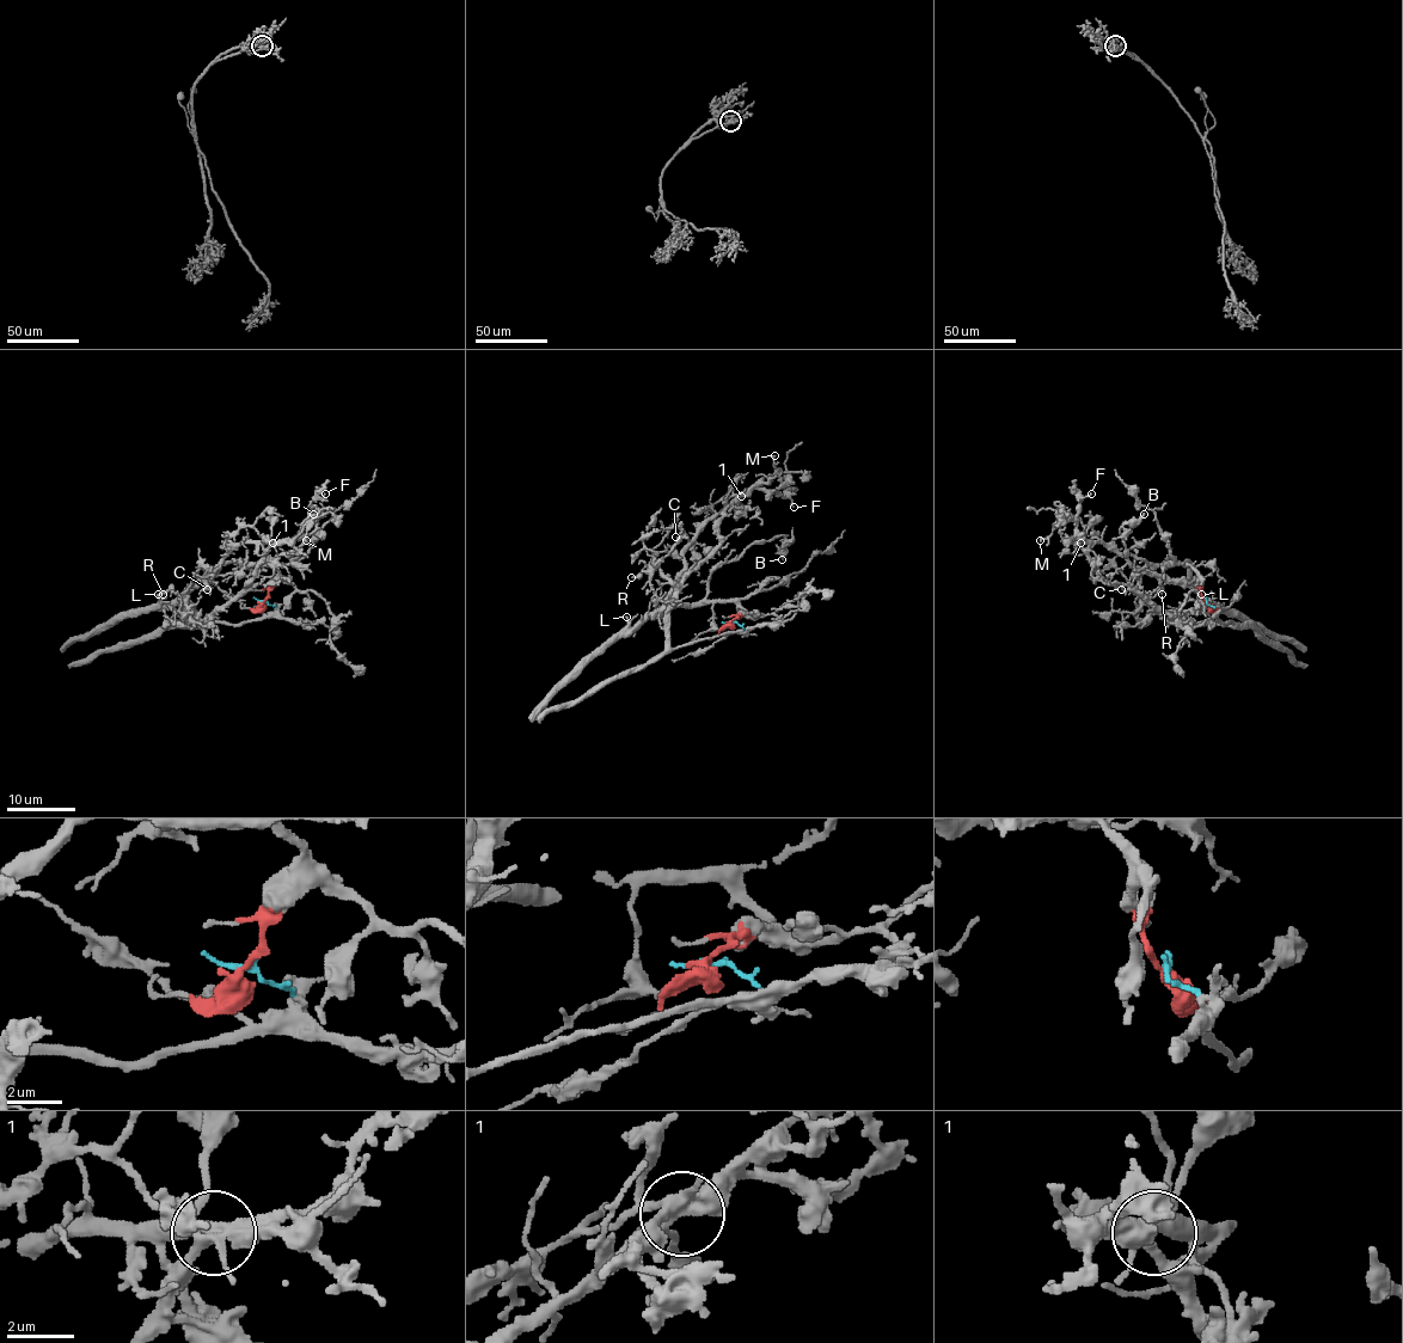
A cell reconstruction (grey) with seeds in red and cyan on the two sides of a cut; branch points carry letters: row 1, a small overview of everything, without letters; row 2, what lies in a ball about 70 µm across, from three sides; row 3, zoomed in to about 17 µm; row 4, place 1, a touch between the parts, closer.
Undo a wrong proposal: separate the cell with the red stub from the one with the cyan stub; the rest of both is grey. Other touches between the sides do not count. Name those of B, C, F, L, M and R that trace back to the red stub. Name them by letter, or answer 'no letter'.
B, C, F, L, M

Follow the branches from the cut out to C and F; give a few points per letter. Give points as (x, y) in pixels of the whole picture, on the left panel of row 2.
C: (262, 601), (277, 571), (267, 565), (224, 562), (202, 578), (214, 571), (206, 582), (210, 590), (207, 589)
F: (262, 601), (277, 571), (267, 565), (224, 562), (202, 578), (245, 543), (290, 539), (310, 504), (325, 492)

